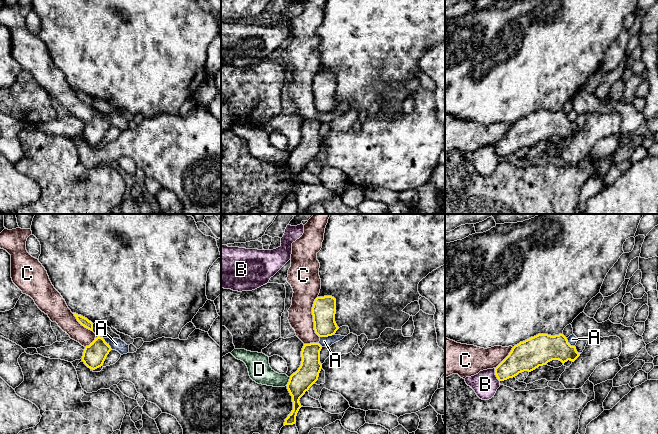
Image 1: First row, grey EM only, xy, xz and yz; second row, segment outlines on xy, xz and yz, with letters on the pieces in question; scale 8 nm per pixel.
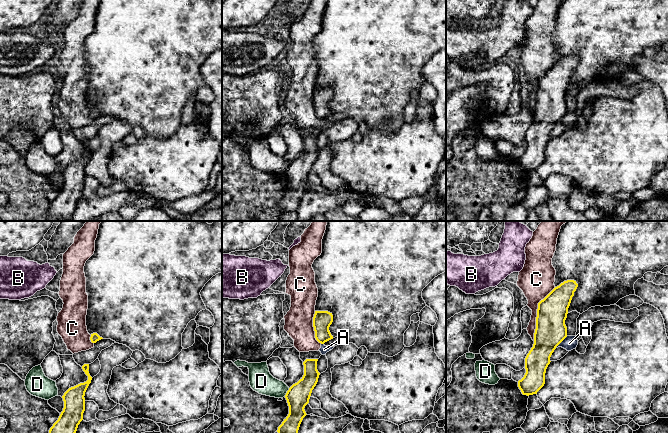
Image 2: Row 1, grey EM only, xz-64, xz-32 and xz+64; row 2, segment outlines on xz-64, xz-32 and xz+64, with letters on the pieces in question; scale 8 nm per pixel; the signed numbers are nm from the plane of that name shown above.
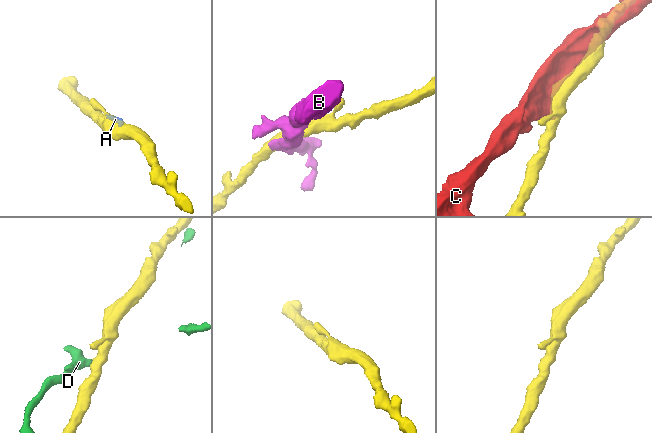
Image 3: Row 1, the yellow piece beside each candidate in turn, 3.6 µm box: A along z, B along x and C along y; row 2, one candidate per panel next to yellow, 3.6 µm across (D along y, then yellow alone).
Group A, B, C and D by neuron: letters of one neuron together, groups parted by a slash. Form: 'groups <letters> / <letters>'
groups A C / B / D

